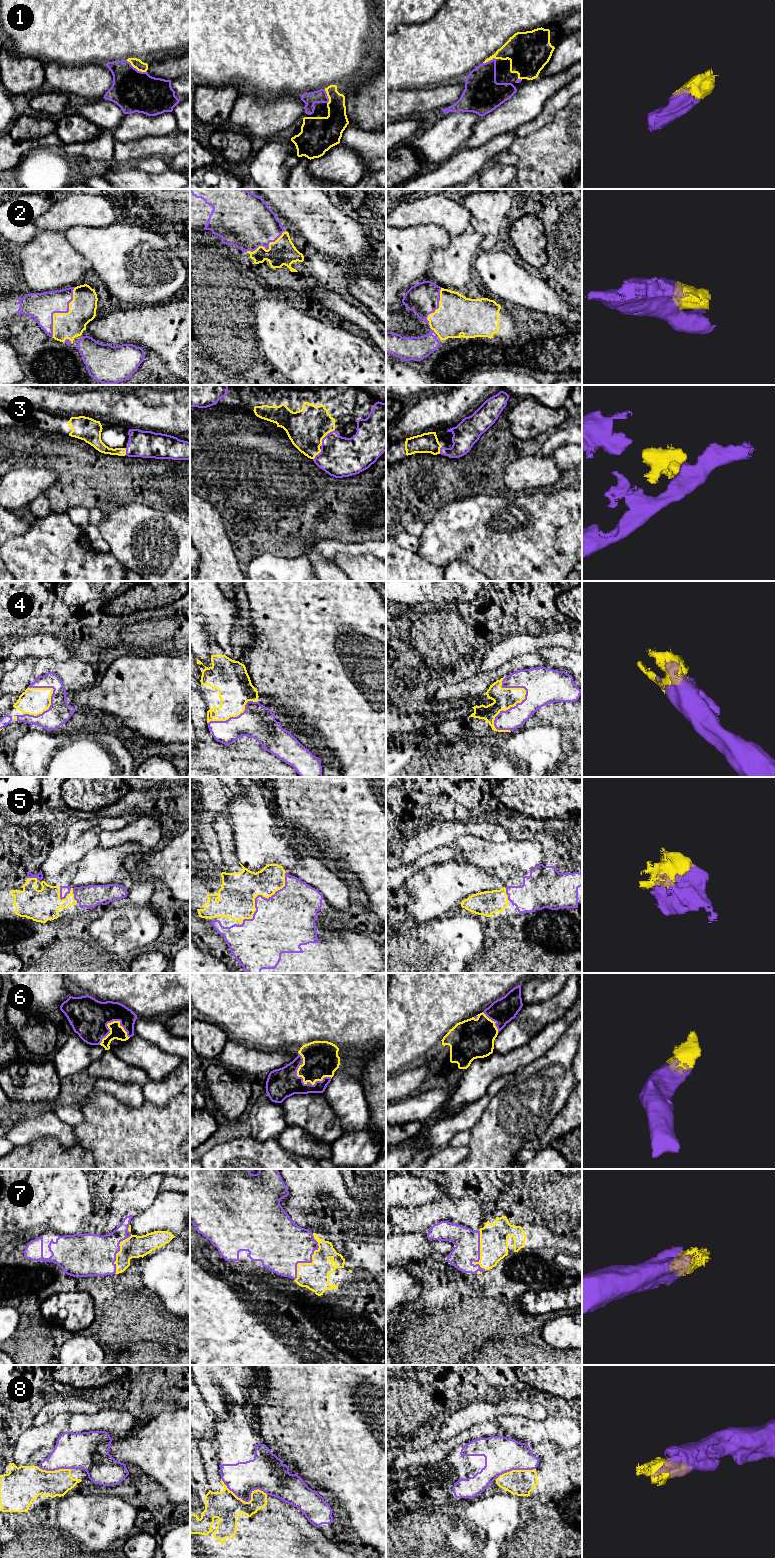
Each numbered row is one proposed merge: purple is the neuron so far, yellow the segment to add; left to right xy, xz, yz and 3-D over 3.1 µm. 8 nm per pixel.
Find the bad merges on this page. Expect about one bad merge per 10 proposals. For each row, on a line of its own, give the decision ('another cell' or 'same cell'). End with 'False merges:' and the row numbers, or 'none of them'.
1: same cell
2: same cell
3: same cell
4: same cell
5: same cell
6: same cell
7: same cell
8: another cell
False merges: 8

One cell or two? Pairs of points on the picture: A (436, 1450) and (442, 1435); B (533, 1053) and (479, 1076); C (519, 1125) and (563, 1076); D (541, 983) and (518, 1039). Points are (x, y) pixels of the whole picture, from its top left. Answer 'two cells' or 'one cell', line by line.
A: two cells
B: one cell
C: one cell
D: two cells

